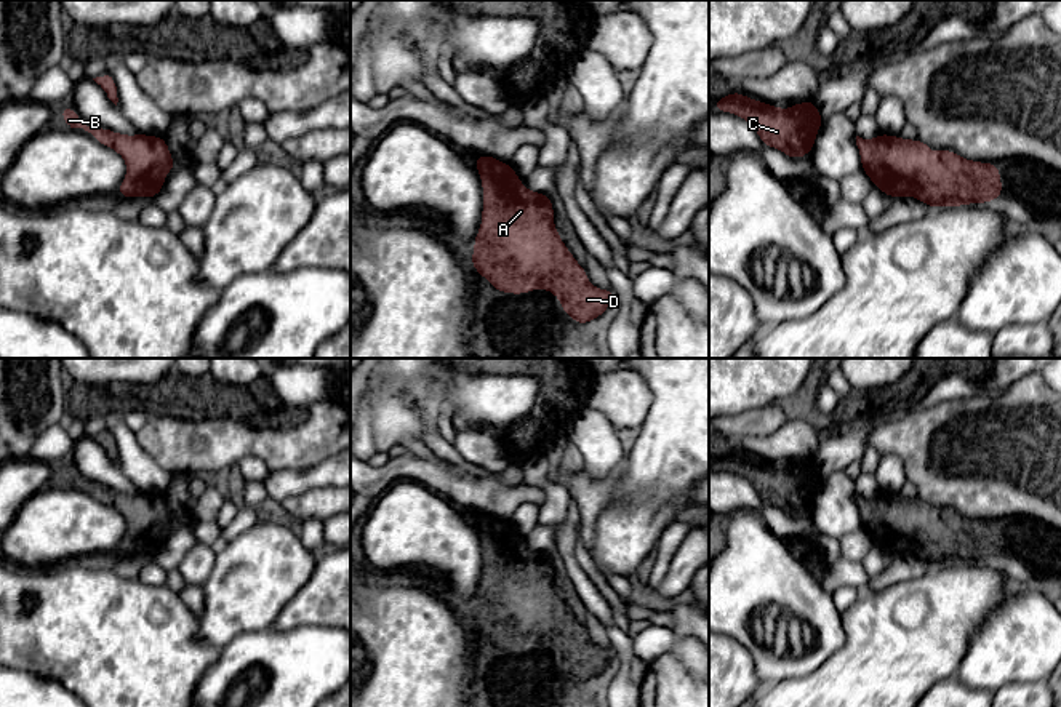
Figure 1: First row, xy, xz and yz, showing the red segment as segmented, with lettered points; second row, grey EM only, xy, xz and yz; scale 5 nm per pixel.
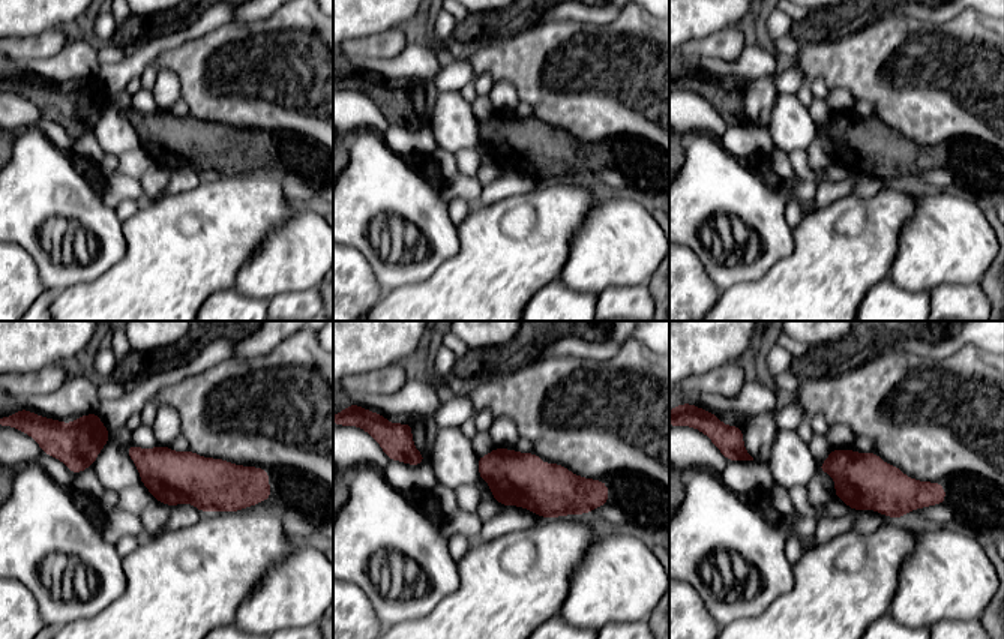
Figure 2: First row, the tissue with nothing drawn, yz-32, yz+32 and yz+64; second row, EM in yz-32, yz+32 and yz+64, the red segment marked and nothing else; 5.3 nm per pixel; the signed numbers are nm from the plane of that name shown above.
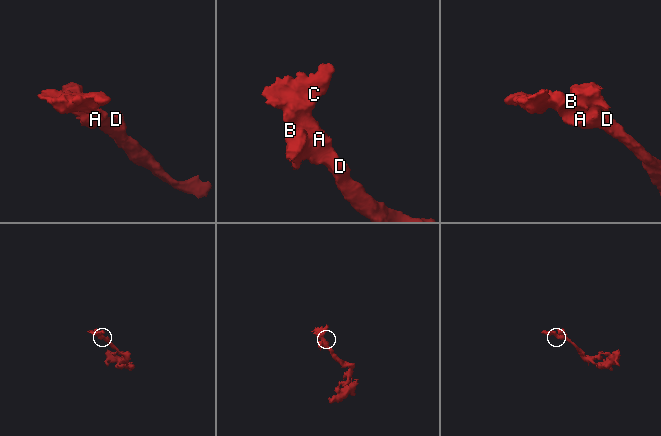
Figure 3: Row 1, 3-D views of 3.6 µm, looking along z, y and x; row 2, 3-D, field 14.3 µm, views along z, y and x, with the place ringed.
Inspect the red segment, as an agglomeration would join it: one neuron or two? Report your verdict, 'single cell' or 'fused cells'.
single cell

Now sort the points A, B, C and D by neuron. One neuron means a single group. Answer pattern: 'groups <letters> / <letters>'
groups A B C D

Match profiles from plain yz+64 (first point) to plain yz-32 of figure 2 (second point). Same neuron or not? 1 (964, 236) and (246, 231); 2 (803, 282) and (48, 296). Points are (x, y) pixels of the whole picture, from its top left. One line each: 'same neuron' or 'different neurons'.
1: different neurons
2: different neurons

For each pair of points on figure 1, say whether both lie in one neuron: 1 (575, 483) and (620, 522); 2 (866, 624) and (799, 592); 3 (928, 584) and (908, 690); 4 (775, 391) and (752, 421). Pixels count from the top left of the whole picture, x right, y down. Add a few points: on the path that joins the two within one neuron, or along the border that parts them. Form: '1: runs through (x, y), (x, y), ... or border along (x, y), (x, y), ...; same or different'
1: border along (618, 474), (615, 498), (596, 522), (594, 546); different
2: border along (842, 613), (844, 643), (836, 650); different
3: runs through (935, 610), (935, 642), (912, 664); same
4: border along (786, 403), (768, 403), (727, 416); different

